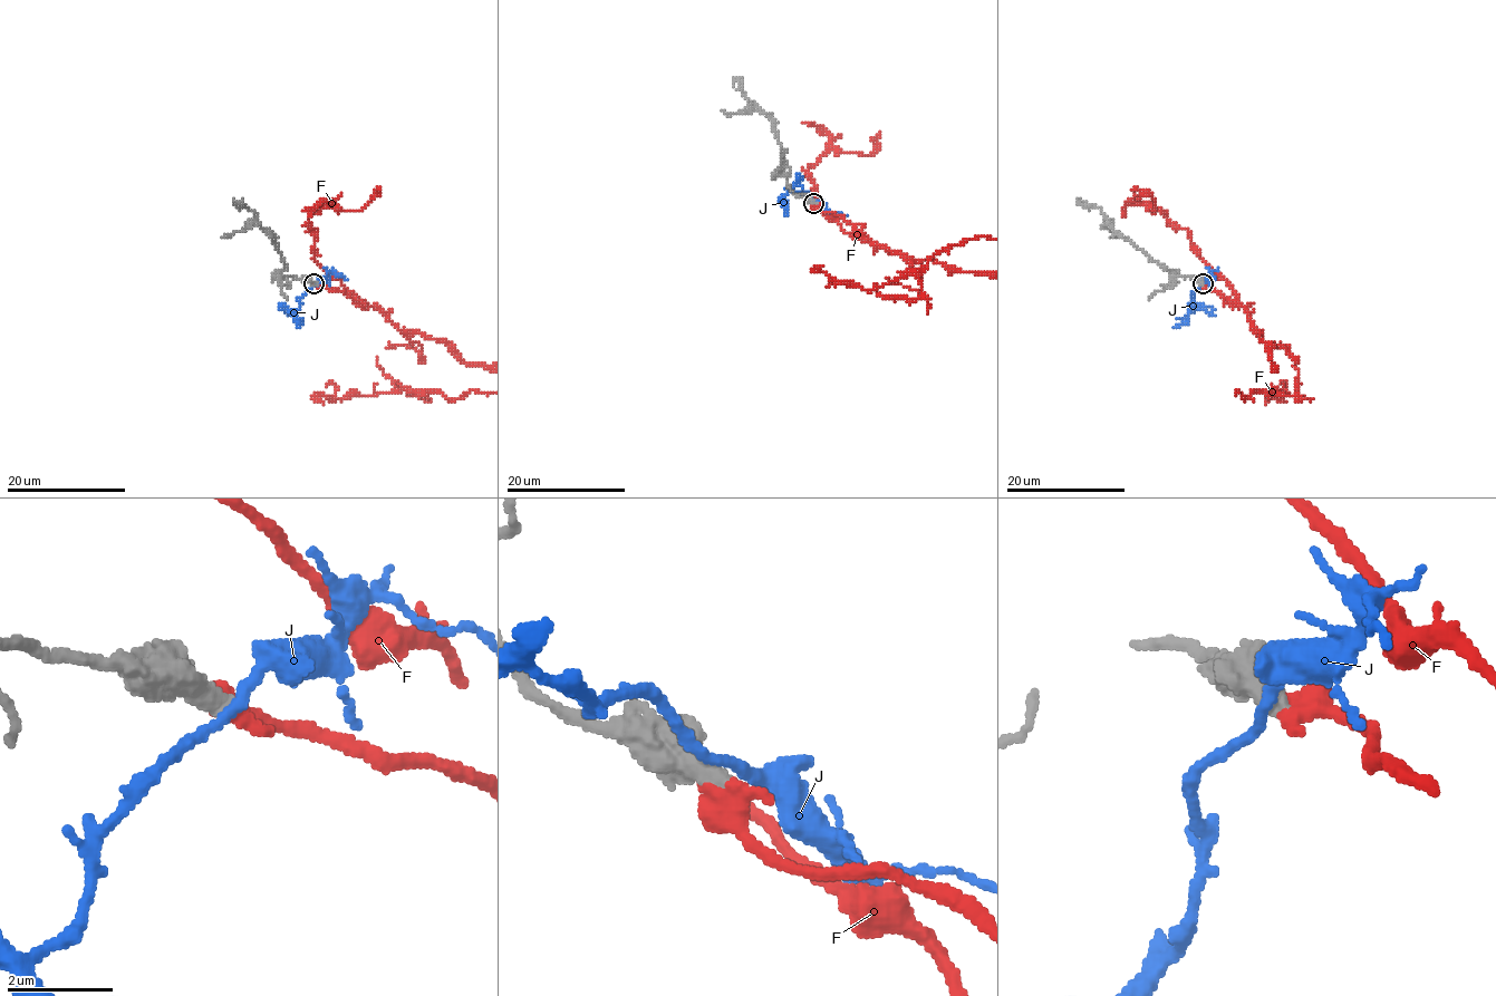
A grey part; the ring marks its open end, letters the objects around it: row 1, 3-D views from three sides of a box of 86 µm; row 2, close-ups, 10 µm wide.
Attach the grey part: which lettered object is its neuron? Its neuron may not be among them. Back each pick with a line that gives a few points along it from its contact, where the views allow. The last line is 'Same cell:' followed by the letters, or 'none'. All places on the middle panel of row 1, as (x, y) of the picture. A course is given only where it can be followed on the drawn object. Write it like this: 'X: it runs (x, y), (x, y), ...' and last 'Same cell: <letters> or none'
Same cell: F

